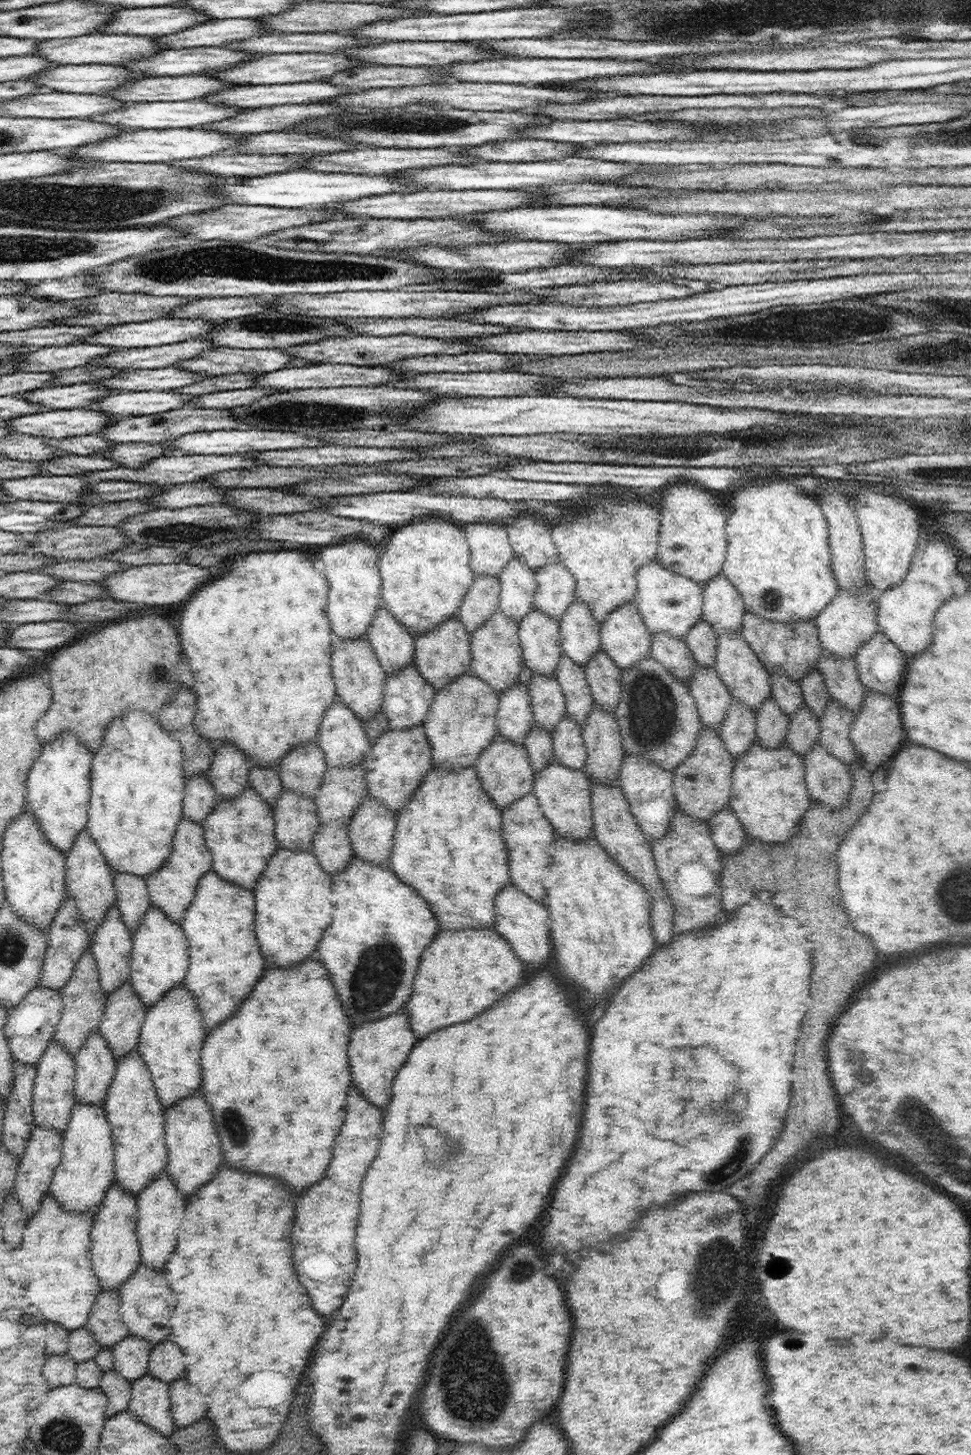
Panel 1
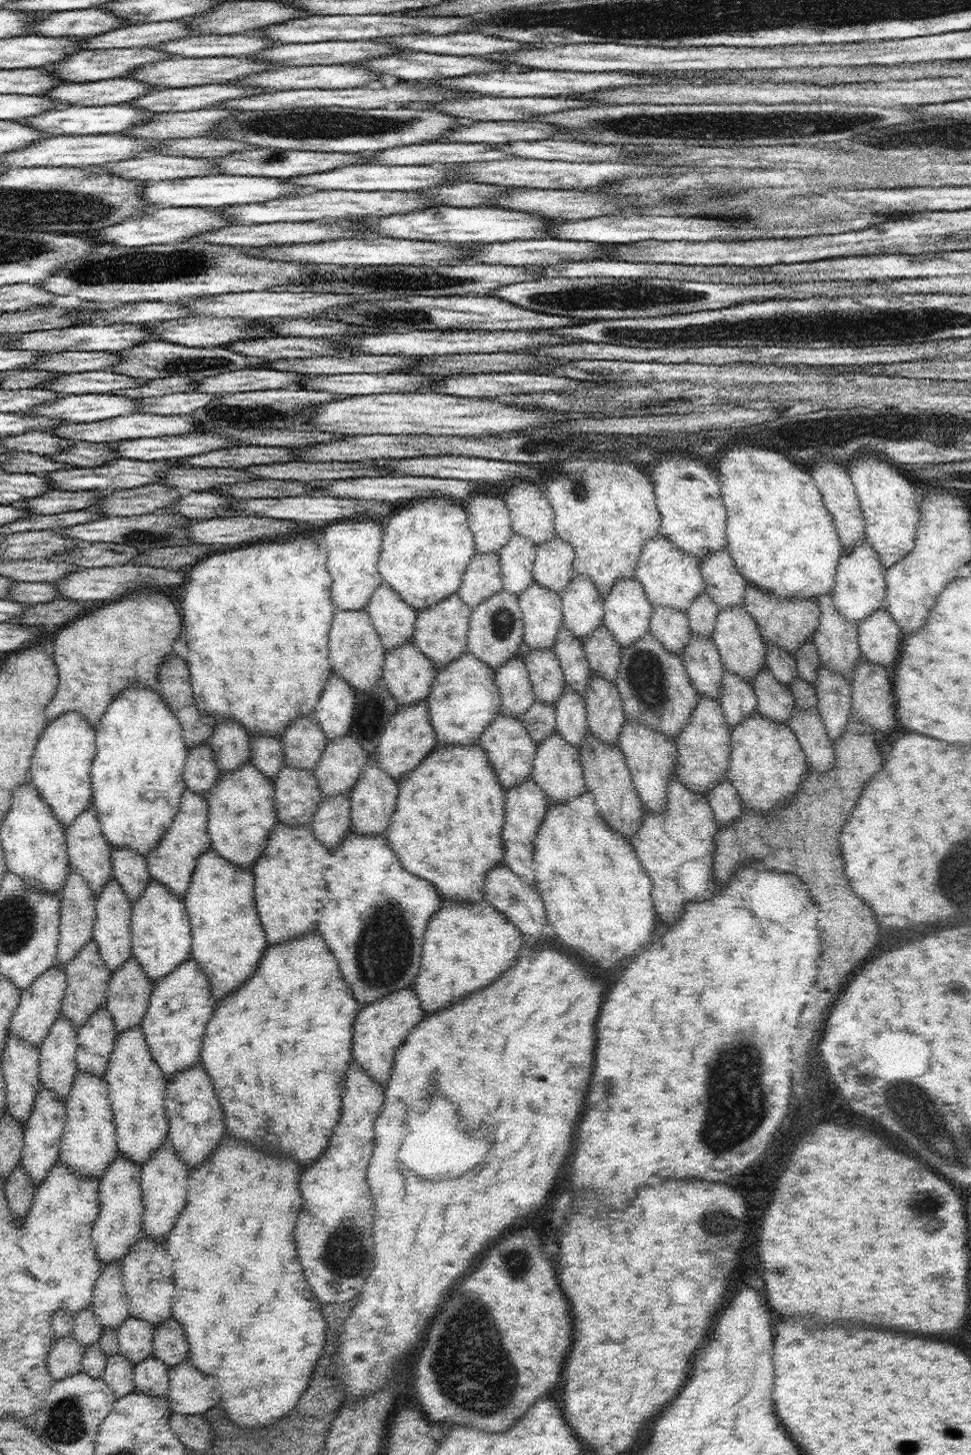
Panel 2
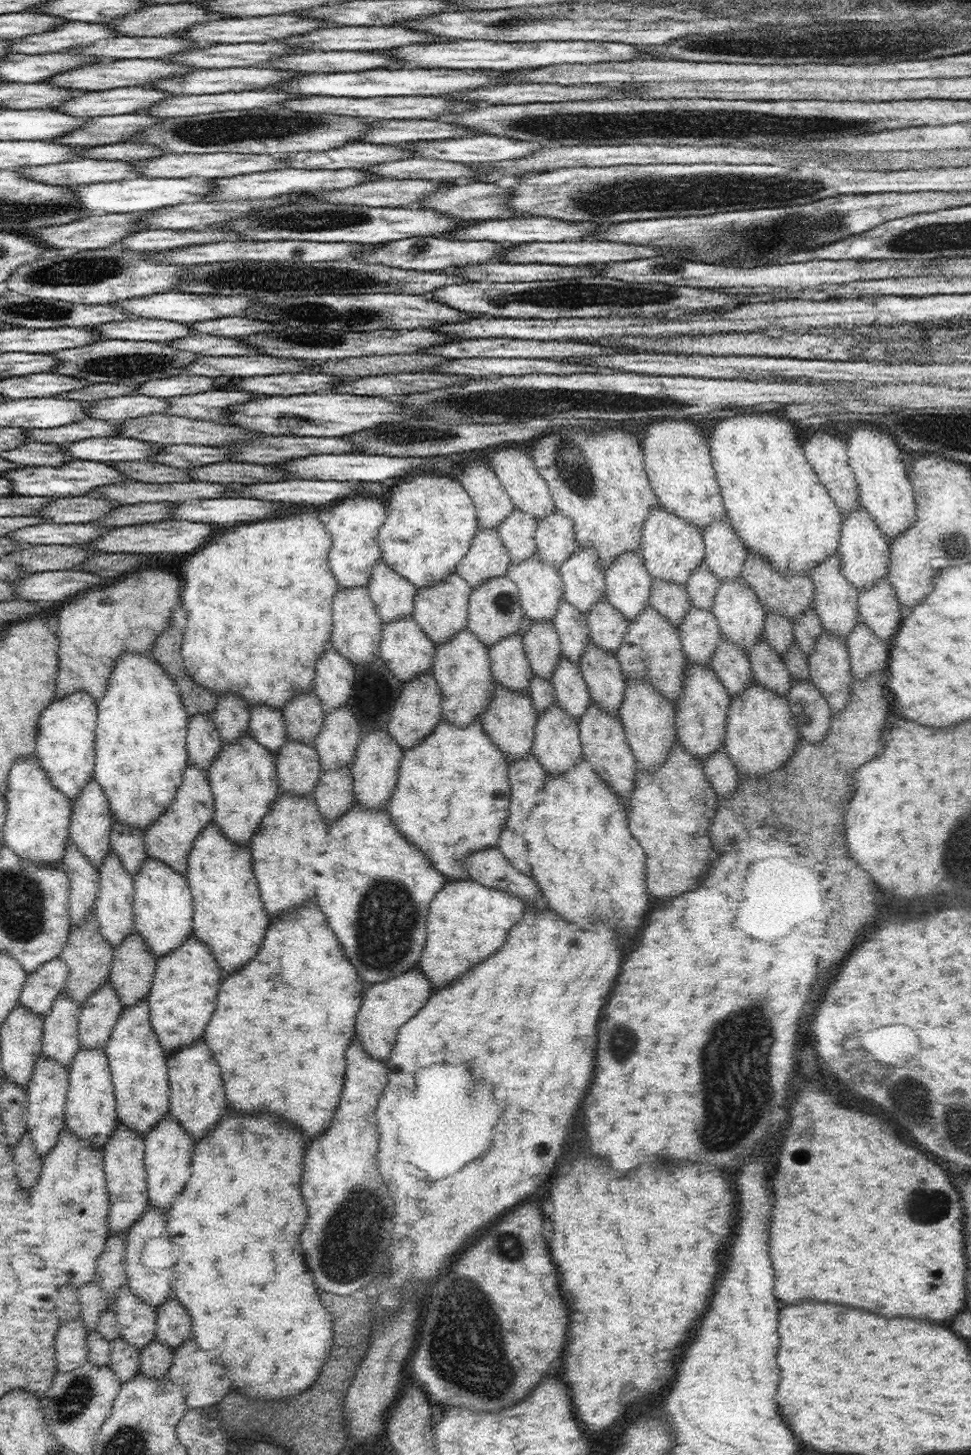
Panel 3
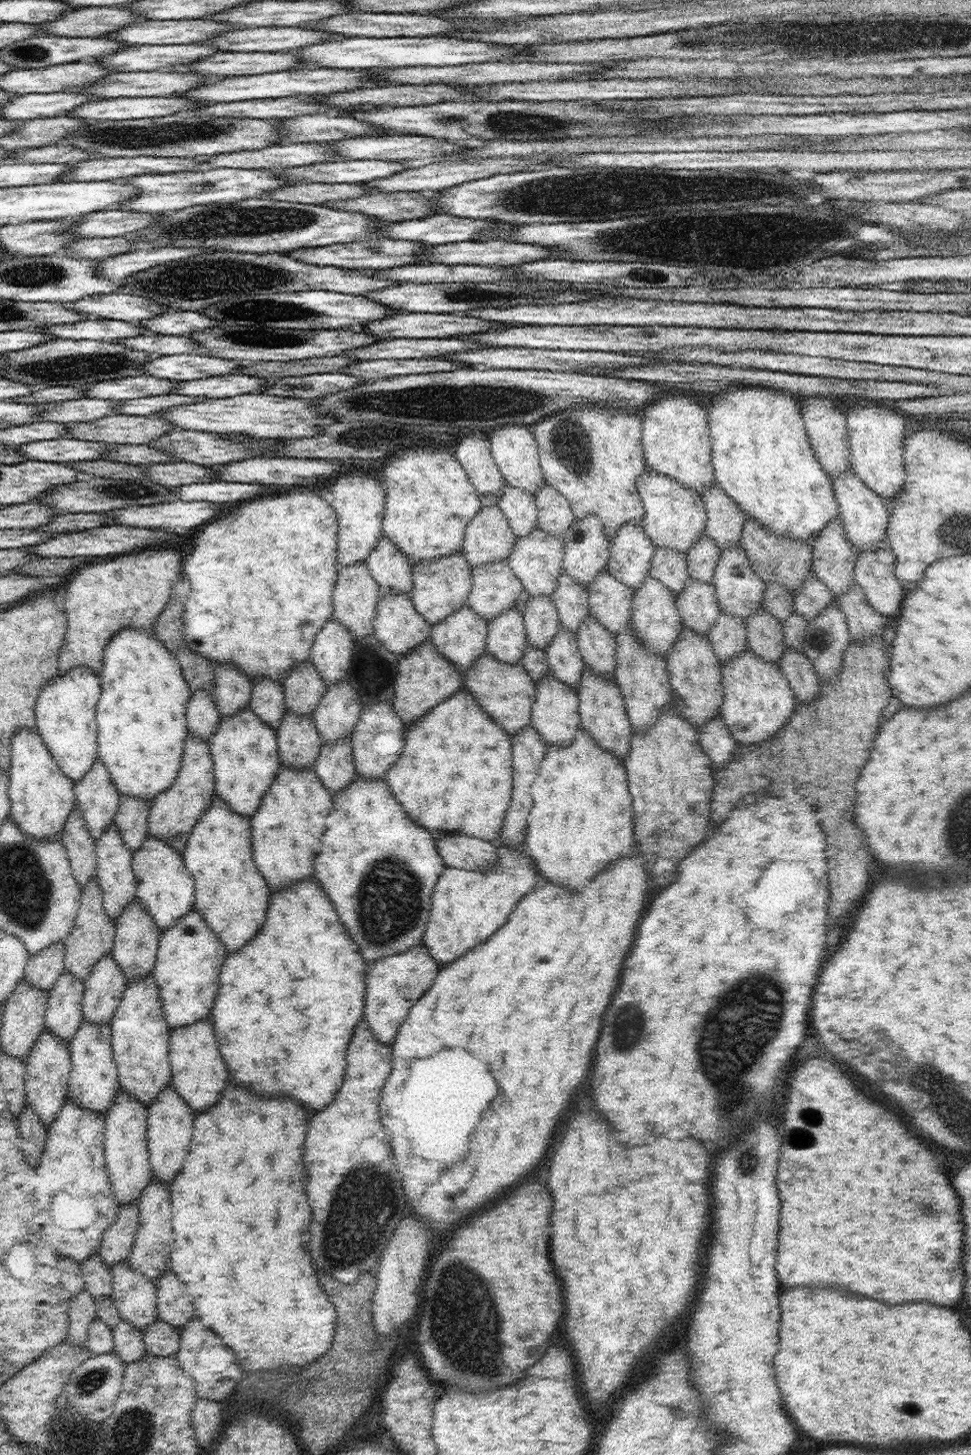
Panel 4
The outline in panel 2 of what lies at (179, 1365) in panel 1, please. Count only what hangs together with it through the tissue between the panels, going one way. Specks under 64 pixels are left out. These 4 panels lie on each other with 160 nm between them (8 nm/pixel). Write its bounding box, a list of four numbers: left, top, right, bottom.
[153,1317,188,1368]

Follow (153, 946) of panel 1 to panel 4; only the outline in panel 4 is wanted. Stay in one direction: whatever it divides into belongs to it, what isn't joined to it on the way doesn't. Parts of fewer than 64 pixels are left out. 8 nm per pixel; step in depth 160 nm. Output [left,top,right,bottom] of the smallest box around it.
[131,835,195,932]

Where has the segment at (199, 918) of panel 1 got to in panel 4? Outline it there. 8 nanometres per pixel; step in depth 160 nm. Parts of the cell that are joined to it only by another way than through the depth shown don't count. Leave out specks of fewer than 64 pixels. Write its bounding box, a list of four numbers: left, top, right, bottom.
[182,795,270,954]

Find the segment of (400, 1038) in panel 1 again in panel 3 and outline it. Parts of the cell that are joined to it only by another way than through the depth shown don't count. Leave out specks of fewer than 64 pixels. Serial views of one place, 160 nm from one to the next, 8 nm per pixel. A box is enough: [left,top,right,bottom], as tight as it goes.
[356,968,432,1062]

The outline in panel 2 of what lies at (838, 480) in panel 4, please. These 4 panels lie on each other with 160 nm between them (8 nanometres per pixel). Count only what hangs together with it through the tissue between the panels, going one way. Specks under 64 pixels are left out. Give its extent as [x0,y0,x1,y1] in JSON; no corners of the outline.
[831,536,887,626]

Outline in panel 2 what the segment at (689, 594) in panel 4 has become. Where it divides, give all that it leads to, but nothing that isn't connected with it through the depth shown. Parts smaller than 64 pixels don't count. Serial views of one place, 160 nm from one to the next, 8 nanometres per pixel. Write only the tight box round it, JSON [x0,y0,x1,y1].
[682,635,723,699]

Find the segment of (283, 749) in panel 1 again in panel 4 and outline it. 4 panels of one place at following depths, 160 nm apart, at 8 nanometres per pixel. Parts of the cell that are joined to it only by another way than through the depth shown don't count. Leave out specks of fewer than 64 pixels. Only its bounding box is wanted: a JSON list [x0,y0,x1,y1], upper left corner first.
[182,486,339,680]

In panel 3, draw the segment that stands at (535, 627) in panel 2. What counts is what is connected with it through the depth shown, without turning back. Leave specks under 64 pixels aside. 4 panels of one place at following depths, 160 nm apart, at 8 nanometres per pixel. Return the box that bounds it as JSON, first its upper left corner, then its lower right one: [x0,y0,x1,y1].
[507,553,564,622]

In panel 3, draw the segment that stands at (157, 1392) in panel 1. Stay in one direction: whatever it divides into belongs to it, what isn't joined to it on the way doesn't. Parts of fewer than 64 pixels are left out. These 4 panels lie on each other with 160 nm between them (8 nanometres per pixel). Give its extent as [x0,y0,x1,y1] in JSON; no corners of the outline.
[139,1339,175,1379]

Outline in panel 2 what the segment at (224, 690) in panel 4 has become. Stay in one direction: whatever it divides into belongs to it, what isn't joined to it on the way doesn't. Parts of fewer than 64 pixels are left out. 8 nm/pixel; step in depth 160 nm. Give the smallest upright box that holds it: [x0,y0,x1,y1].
[209,720,250,773]

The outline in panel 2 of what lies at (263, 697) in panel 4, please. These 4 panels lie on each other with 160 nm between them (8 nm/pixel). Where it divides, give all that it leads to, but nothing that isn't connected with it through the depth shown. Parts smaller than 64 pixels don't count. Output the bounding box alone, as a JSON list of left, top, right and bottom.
[252,736,284,780]

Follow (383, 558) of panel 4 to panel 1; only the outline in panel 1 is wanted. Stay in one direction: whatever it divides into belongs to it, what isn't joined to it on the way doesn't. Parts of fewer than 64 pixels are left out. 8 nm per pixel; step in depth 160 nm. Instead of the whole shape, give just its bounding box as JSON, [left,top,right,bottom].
[366,606,415,676]

